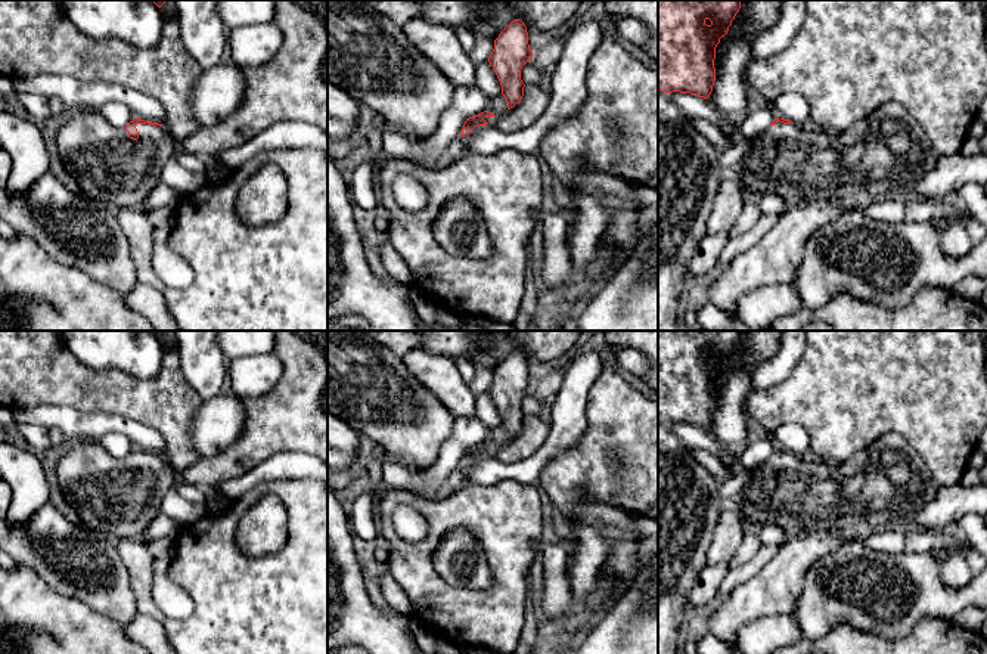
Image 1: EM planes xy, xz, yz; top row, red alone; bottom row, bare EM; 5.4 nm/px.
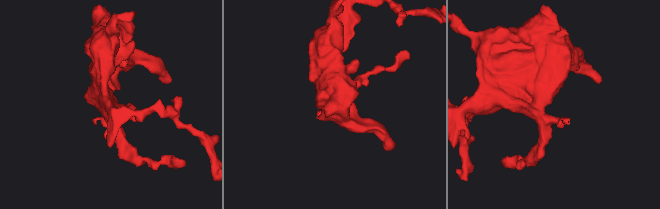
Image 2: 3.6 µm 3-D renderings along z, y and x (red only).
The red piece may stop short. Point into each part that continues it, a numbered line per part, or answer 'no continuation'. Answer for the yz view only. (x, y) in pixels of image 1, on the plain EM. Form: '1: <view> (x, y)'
1: yz (887, 484)

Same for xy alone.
1: xy (109, 498)

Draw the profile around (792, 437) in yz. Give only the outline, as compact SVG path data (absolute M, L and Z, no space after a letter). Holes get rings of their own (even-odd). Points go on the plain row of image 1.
M783 424L775 433L783 450L804 456L811 450L811 441L806 430L798 424Z

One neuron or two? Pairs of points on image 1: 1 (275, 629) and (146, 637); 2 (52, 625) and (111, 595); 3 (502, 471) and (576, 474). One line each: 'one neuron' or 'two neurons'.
1: two neurons
2: two neurons
3: two neurons

